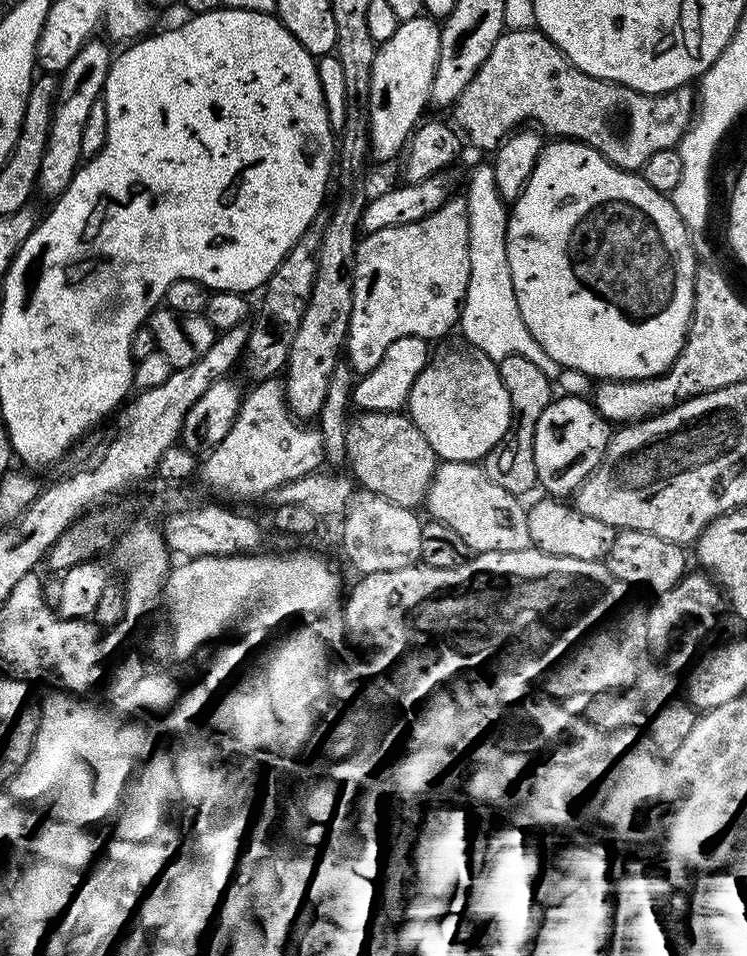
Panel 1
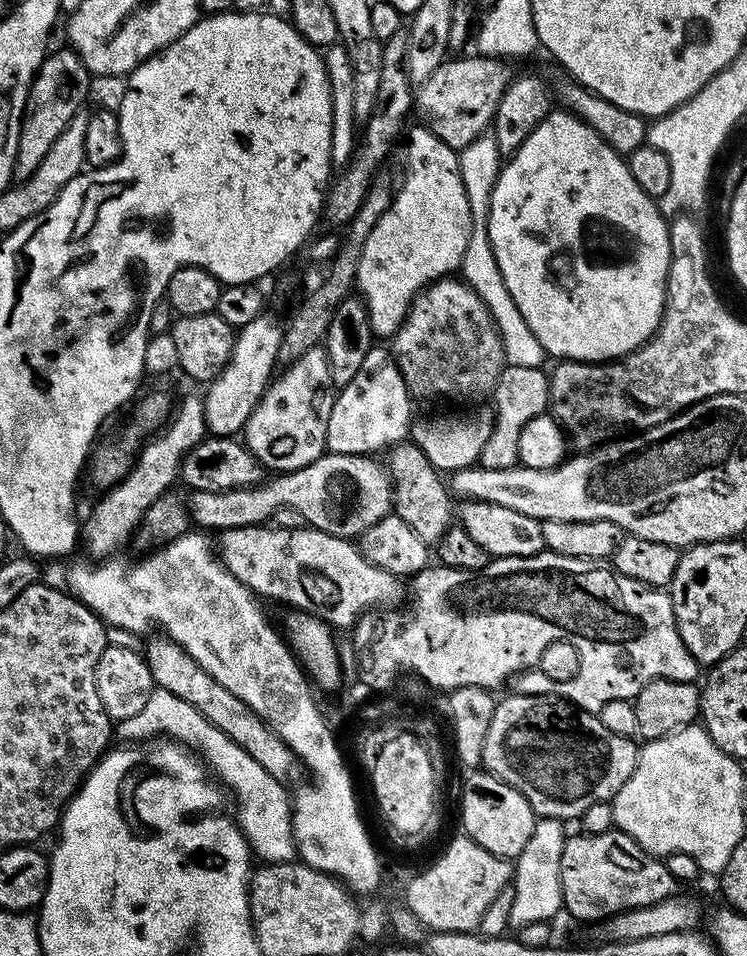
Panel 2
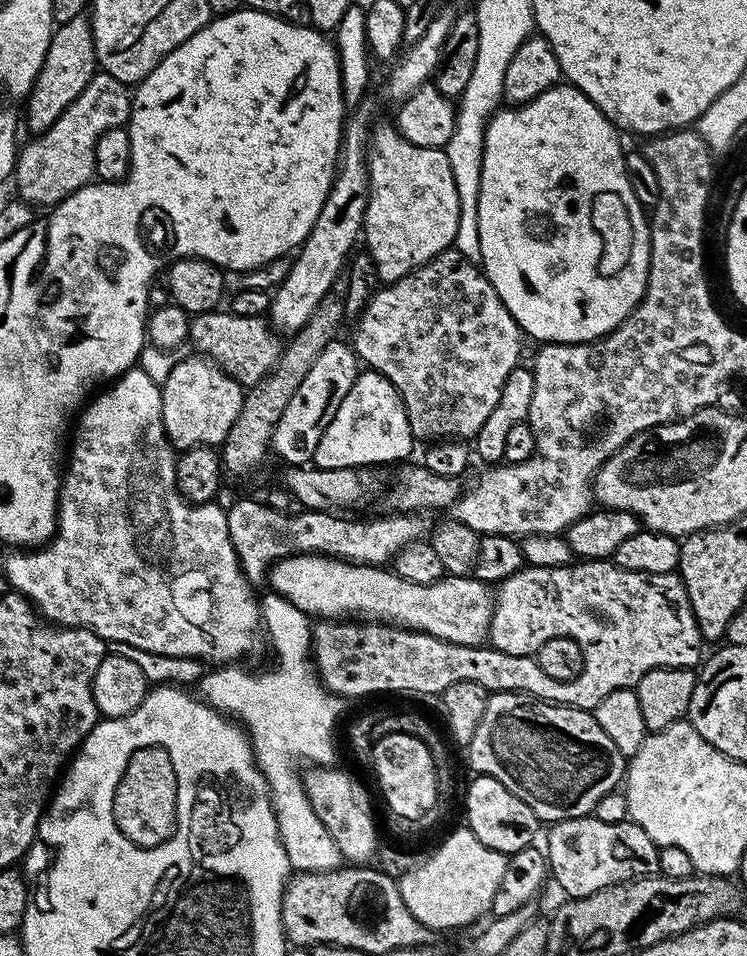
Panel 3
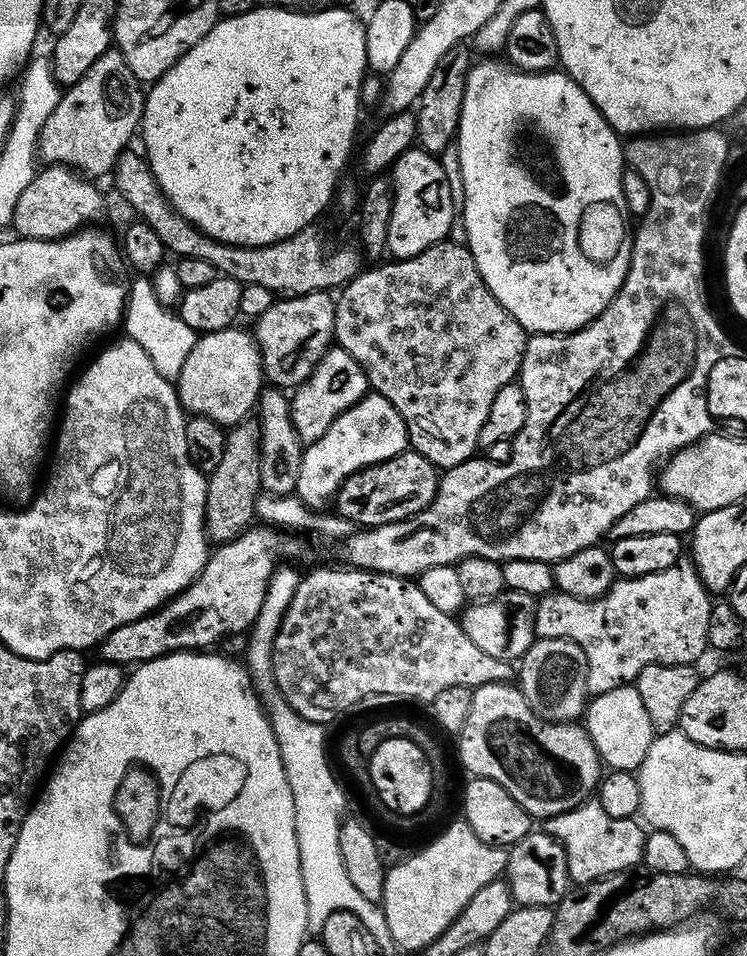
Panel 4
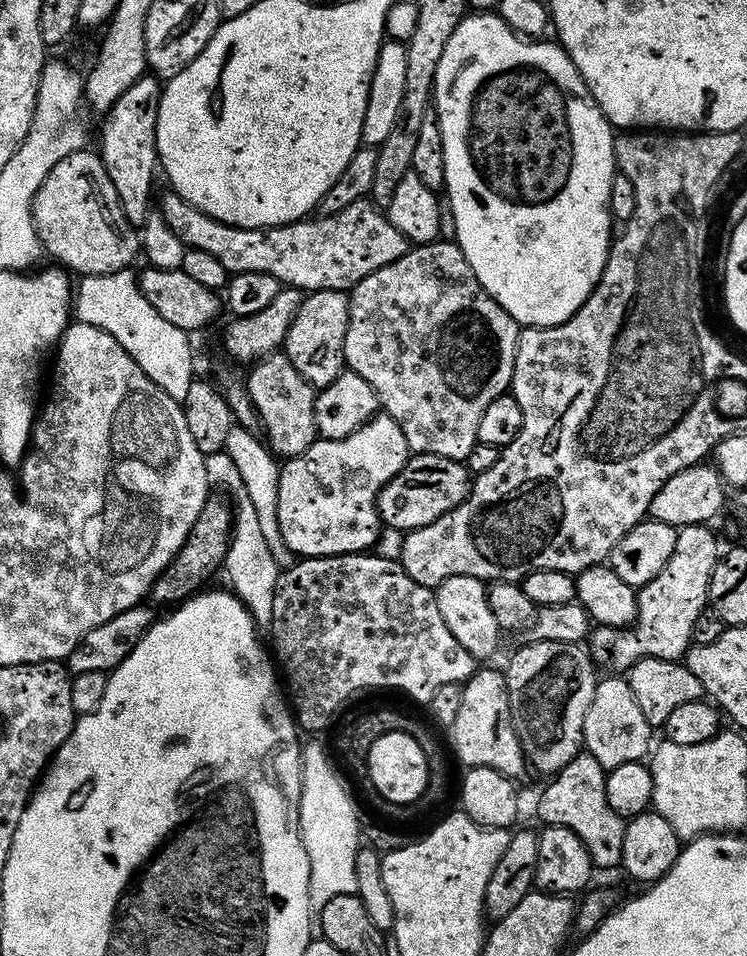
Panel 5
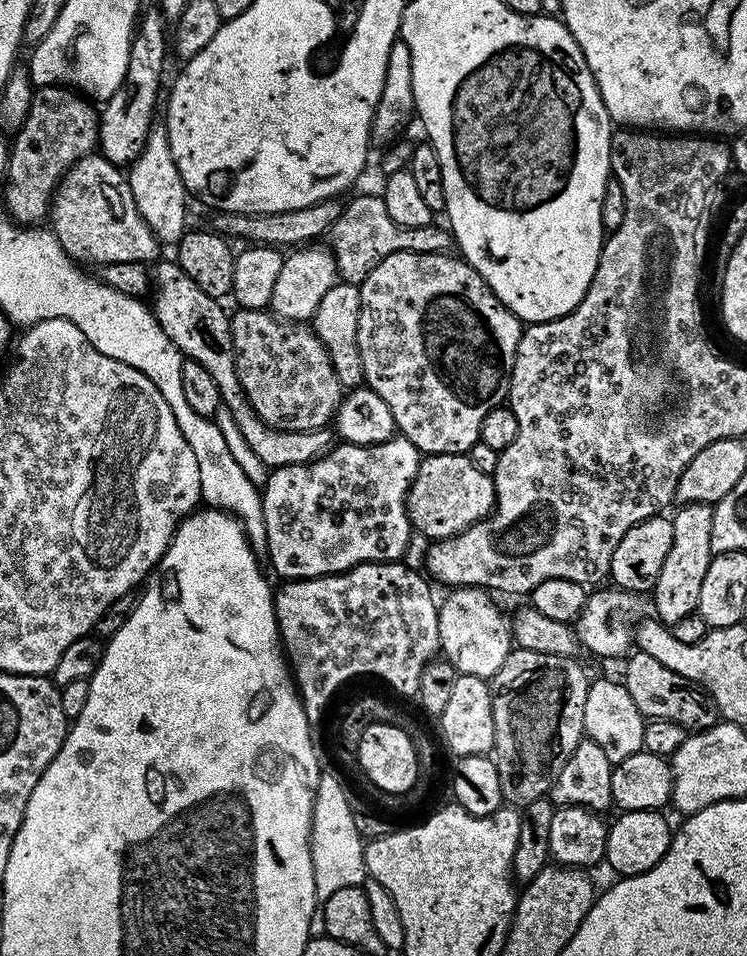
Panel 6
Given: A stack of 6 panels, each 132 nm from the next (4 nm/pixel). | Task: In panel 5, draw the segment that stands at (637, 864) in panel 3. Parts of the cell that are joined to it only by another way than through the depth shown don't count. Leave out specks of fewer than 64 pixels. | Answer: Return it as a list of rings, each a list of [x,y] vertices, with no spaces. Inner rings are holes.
[[[586,750],[578,755],[551,777],[552,780],[544,788],[540,801],[536,804],[536,812],[540,815],[540,824],[547,826],[557,824],[566,826],[582,838],[586,850],[590,854],[593,865],[600,868],[616,868],[622,858],[622,838],[624,837],[625,817],[610,810],[610,802],[606,802],[606,770]]]

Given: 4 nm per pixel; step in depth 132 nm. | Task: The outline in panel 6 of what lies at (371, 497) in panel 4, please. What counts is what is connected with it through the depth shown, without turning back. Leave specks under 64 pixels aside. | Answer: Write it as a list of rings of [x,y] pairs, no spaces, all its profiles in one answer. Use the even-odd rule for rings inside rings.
[[[467,454],[425,455],[408,491],[408,520],[429,540],[445,540],[464,532],[471,524],[493,515],[496,507],[495,479],[474,467]]]

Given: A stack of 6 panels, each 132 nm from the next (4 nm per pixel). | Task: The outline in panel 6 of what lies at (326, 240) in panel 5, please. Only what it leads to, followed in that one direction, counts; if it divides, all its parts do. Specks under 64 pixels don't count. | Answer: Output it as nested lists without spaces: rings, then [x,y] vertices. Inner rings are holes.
[[[383,195],[354,197],[352,201],[344,204],[342,214],[338,222],[334,222],[330,233],[330,255],[336,261],[339,279],[345,284],[358,286],[367,278],[370,270],[374,270],[374,266],[382,262],[382,258],[390,258],[390,254],[395,252],[447,253],[453,247],[453,237],[443,227],[436,227],[435,223],[430,223],[424,228],[398,226],[398,222],[394,222],[390,214],[386,214]]]

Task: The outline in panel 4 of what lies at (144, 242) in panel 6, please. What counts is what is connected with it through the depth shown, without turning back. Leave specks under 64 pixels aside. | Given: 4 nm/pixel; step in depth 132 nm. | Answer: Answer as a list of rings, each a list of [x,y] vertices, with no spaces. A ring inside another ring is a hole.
[[[62,164],[41,167],[30,186],[18,197],[11,231],[26,240],[62,240],[91,225],[104,212],[104,196],[92,184],[95,183],[75,168],[65,168]]]

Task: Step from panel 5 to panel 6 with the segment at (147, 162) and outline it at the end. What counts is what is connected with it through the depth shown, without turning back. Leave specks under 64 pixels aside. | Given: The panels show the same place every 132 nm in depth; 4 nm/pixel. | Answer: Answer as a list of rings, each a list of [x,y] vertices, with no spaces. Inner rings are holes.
[[[159,7],[145,11],[139,17],[136,31],[132,34],[130,62],[126,66],[124,85],[109,100],[103,101],[100,114],[99,155],[117,166],[131,165],[138,158],[156,116],[156,103],[161,103],[160,83],[164,80],[164,59],[170,56],[170,34],[164,30],[166,21]]]

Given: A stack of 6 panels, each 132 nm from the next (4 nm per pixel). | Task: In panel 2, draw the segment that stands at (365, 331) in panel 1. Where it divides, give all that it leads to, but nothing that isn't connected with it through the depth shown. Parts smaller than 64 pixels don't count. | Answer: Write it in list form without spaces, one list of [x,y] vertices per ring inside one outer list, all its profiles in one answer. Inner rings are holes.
[[[415,127],[407,129],[408,153],[404,156],[404,181],[400,188],[398,184],[395,189],[392,207],[386,210],[386,214],[382,214],[382,218],[378,218],[374,230],[370,230],[370,238],[366,238],[362,258],[358,262],[355,287],[368,307],[370,326],[377,337],[395,336],[419,292],[423,292],[436,280],[460,272],[460,263],[466,254],[466,242],[470,242],[472,215],[470,202],[466,198],[466,186],[462,182],[457,149],[446,146],[430,129]]]

